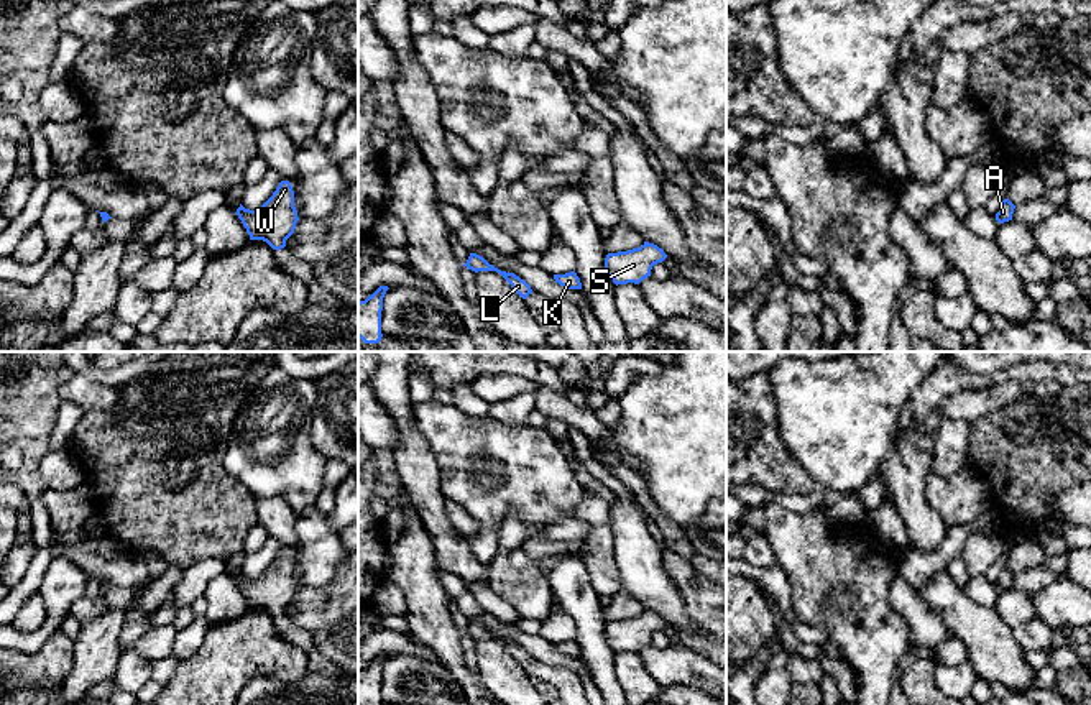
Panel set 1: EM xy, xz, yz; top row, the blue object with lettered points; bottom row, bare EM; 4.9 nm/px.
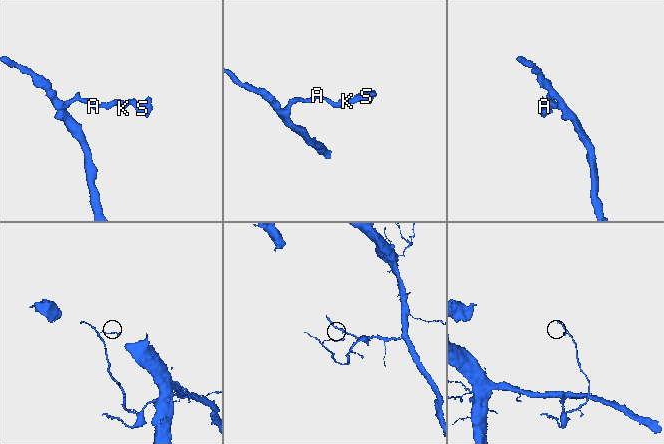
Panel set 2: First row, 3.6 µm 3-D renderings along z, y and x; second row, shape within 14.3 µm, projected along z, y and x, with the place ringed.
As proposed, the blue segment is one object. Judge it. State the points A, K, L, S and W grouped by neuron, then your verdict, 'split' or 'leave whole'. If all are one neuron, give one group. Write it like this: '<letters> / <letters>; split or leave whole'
A K L S W; leave whole

